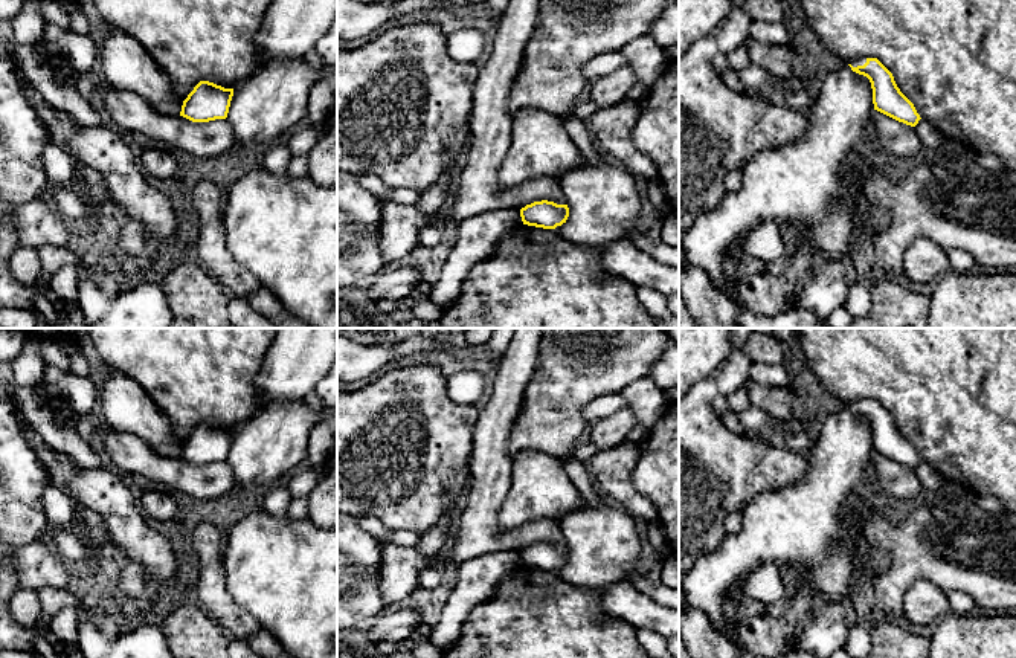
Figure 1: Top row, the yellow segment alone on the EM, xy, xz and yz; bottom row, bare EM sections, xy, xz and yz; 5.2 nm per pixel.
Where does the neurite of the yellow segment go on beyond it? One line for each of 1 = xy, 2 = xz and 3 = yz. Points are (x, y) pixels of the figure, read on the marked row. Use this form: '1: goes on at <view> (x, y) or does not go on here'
1: does not go on here
2: does not go on here
3: goes on at yz (859, 61)

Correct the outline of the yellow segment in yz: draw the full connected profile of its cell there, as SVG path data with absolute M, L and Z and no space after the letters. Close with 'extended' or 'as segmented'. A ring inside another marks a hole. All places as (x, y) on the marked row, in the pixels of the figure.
M857 58L848 66L870 79L874 110L911 127L918 124L921 118L914 104L900 92L892 73L877 58Z; extended

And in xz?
M542 200L526 205L520 209L523 224L555 229L566 223L569 217L567 205L557 205L554 202Z; as segmented

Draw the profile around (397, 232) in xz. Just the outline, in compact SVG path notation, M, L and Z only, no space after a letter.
M397 202L381 203L381 220L377 226L377 238L387 261L406 256L420 246L418 232L424 226L441 226L441 211L423 212L415 205Z

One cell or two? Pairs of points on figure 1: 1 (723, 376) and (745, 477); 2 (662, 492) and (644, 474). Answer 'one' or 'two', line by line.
1: one
2: one

